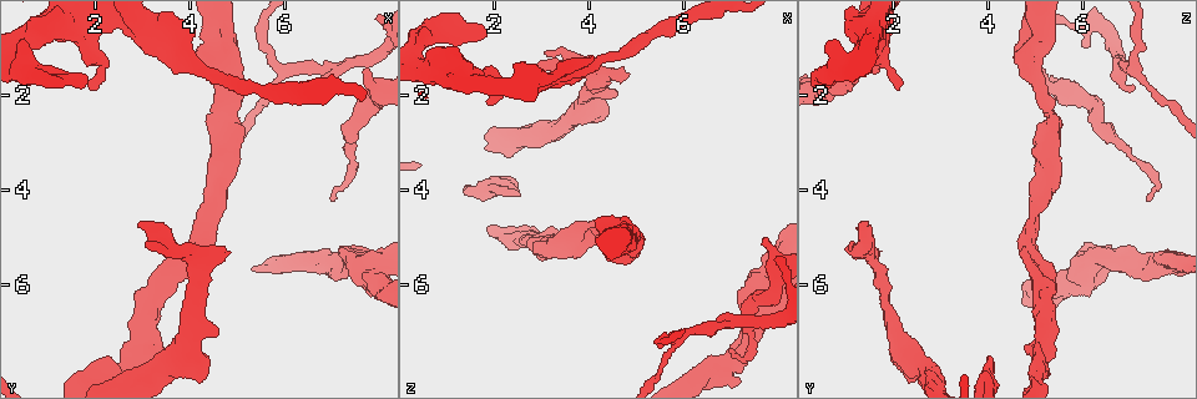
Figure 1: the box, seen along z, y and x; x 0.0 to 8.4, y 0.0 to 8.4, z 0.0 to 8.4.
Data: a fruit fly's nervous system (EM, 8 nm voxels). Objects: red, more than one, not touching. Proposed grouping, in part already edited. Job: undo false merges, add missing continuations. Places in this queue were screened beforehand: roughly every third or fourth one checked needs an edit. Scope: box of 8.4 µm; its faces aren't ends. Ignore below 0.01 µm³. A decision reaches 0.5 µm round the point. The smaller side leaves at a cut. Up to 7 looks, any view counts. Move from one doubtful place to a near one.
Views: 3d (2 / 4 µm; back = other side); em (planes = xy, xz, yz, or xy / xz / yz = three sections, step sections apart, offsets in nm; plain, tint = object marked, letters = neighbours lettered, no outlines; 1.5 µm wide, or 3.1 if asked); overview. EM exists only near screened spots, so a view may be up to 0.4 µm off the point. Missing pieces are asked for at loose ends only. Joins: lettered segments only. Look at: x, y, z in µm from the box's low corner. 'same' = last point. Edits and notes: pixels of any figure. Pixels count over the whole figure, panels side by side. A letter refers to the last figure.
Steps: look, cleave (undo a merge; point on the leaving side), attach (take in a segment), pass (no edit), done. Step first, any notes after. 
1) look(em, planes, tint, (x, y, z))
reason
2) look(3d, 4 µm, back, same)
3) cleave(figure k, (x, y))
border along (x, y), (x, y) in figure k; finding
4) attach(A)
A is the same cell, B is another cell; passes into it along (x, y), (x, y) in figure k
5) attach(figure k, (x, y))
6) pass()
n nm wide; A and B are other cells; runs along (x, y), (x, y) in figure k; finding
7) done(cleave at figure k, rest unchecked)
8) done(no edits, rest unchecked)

look(3d, 4 µm, (2.90, 4.65, 1.45))
branch stops here

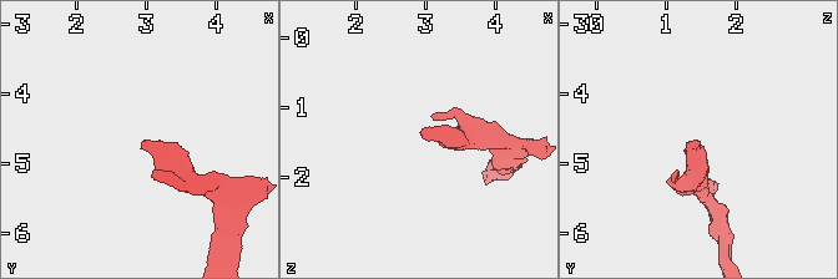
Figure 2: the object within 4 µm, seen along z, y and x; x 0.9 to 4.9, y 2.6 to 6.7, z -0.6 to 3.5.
look(em, planes, tint, (2.95, 4.65, 1.45))
shape alone is not enough

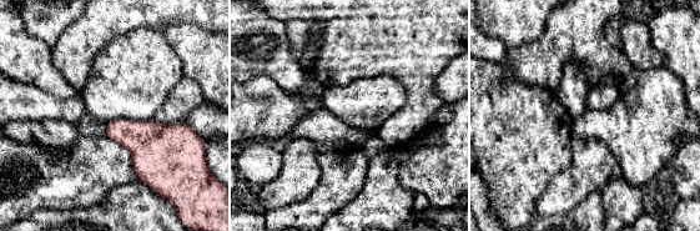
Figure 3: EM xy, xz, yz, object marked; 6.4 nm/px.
look(em, planes, letters, same)

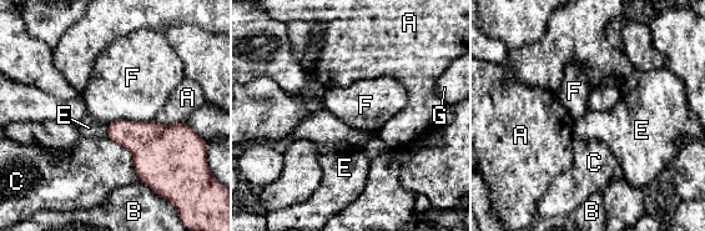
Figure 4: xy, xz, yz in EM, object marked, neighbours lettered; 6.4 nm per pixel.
pass()
160 nm wide; A, B, C, E, F and G are other cells; border along (107, 125), (105, 136) in figure 4; no lettered segment goes on from it

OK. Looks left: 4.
look(em, planes, letters, (4.90, 5.35, 1.60))
an open end

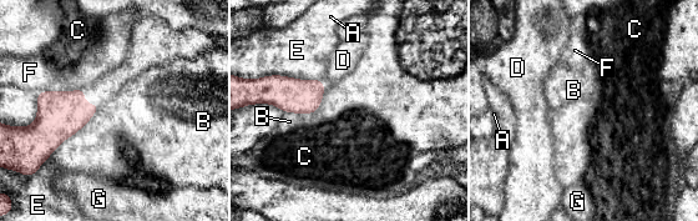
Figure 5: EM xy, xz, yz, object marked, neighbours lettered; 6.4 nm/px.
pass()
A, B, C, D, E, F and G are other cells; border along (85, 89), (99, 109), (49, 156) in figure 5; no lettered segment goes on from it

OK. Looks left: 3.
look(3d, 4 µm, (4.15, 1.10, 4.65))
stops while still wide

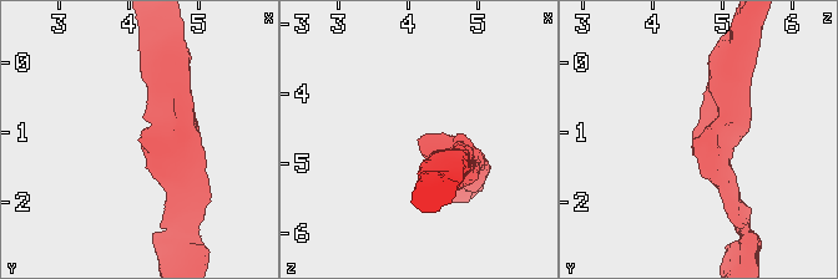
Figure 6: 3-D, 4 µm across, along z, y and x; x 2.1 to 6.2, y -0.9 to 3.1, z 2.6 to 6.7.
look(em, planes, tint, (4.15, 1.10, 4.65))

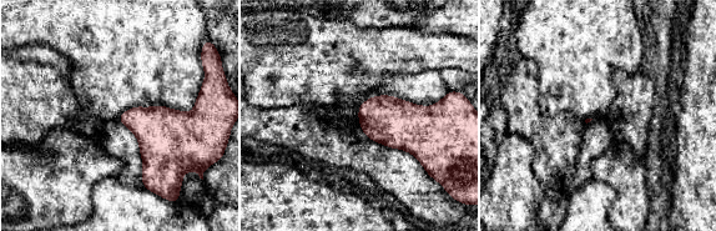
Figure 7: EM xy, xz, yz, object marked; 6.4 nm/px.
look(em, planes, letters, same)

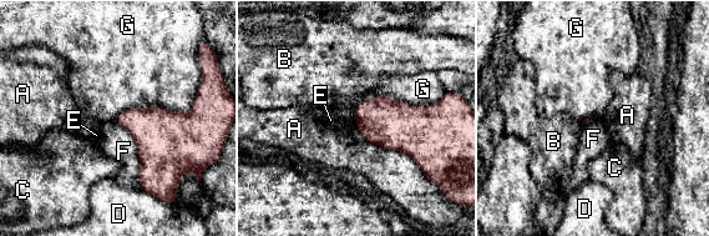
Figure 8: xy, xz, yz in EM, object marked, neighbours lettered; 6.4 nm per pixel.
pass()
A, B, C, D, E, F and G are other cells; border along (442, 94), (366, 98), (355, 126) in figure 8; none of them fits

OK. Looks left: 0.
done(no edits, rest unchecked)

